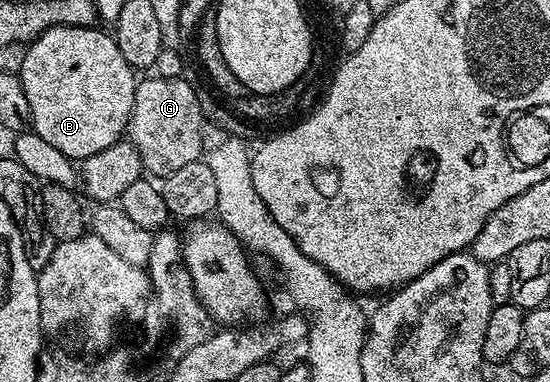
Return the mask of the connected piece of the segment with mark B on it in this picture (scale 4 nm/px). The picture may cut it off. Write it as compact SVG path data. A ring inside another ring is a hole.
M62 24L59 28L50 28L49 30L45 30L36 40L32 40L27 44L25 62L21 62L21 70L17 75L21 82L21 86L25 86L25 98L29 98L31 128L41 138L45 138L45 142L49 142L54 149L65 154L68 159L74 162L82 162L89 159L89 157L93 154L97 154L101 150L105 150L109 146L113 146L118 142L118 140L124 139L125 133L128 131L131 123L131 111L133 110L133 102L135 101L137 72L136 69L131 67L129 62L125 62L125 58L117 46L114 35L107 33L106 36L106 34L99 29L99 26L78 28L77 26L65 26Z

